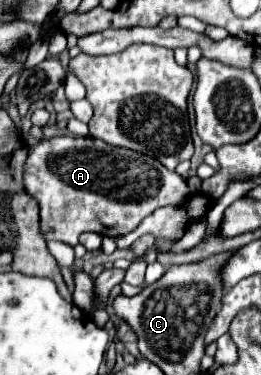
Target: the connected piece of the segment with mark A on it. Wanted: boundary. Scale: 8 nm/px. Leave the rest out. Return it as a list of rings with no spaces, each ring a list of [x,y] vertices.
[[[71,135],[41,139],[29,147],[23,185],[41,207],[45,239],[67,245],[77,245],[79,235],[85,231],[97,231],[107,237],[127,235],[155,209],[185,203],[191,193],[183,177],[153,157],[107,145],[101,139]]]

